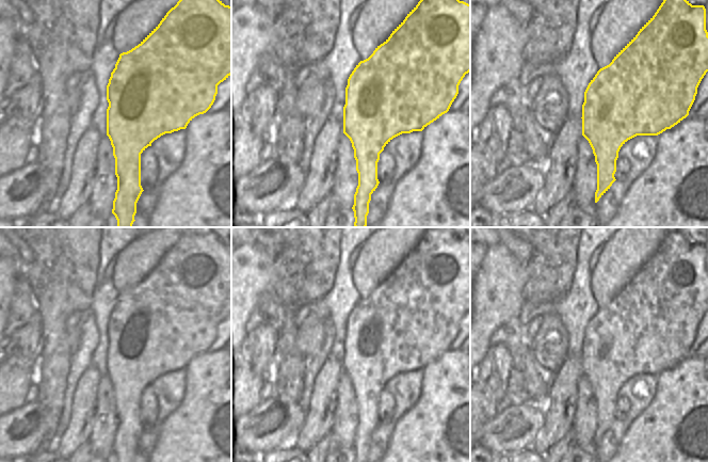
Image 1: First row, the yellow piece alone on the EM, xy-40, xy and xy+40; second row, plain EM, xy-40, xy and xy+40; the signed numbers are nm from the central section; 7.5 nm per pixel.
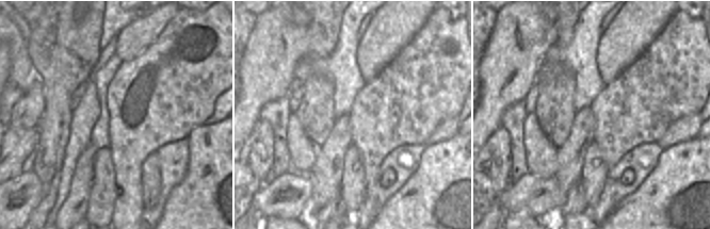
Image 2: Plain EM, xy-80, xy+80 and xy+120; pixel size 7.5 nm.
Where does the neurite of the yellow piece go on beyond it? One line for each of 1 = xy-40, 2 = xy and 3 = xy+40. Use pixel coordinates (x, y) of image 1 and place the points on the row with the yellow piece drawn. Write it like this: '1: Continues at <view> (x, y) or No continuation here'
1: No continuation here
2: No continuation here
3: No continuation here

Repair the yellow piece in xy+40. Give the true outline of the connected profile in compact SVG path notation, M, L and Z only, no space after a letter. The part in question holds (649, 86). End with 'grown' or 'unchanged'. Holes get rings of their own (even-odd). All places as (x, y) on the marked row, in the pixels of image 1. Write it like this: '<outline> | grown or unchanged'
M663 0L655 15L612 62L597 71L584 92L582 136L589 141L597 164L595 203L616 180L614 174L621 147L637 136L658 136L686 118L707 71L708 32L705 6L692 5L687 0Z | unchanged

